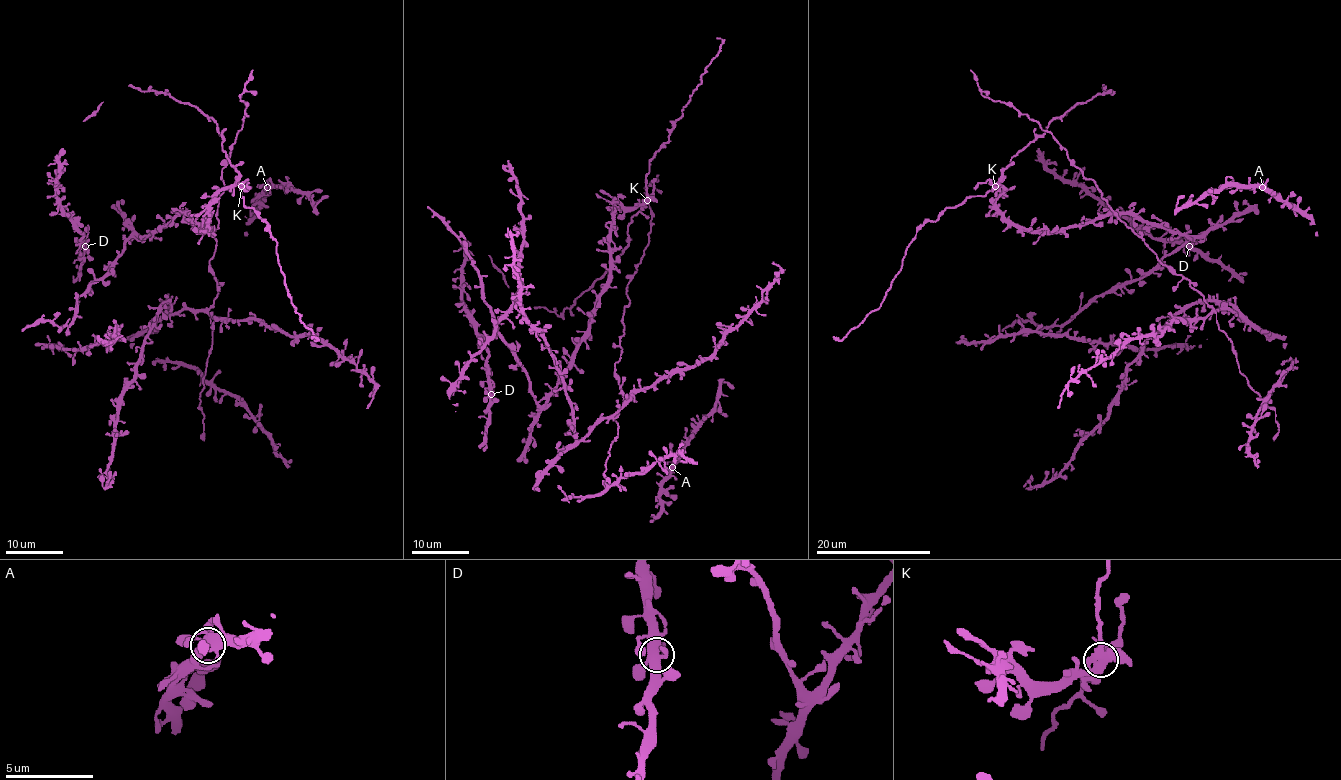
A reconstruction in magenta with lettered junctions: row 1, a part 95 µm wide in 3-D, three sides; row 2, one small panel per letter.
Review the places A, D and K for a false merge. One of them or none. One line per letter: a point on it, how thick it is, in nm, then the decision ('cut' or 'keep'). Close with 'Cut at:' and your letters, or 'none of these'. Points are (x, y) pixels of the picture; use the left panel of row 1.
A: place (267, 187); calibre 440 nm; keep
D: place (85, 246); calibre 460 nm; keep
K: place (241, 186); calibre 500 nm; cut
Cut at: K

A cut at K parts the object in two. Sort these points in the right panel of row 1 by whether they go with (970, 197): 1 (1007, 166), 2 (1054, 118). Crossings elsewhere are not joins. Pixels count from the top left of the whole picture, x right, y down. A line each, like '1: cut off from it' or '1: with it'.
1: with it
2: with it

